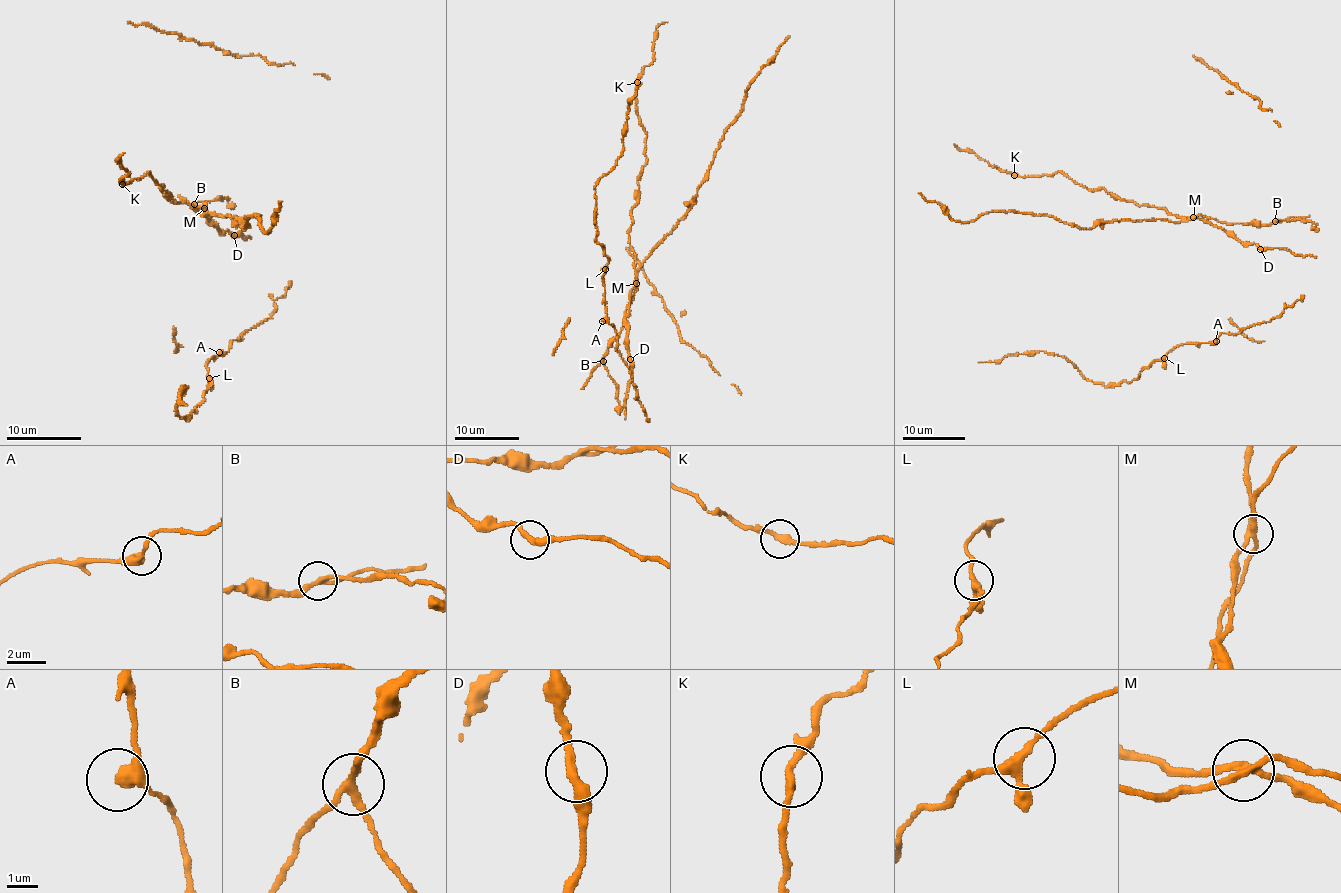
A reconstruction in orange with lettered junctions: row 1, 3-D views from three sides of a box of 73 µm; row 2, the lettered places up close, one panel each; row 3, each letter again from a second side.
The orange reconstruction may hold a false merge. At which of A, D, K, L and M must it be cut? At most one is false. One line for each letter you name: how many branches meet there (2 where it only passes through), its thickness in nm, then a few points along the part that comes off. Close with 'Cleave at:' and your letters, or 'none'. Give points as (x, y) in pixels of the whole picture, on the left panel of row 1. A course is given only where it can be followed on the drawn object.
M: Branches: 3. Thickness 240 nm. Course of the part to remove: (204, 207), (205, 215), (237, 218), (244, 230), (247, 216), (259, 217), (262, 231), (269, 233), (281, 201)
Cleave at: M

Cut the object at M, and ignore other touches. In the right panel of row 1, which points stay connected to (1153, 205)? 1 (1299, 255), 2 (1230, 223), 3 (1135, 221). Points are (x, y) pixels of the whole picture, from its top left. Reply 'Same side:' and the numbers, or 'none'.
Same side: 1

